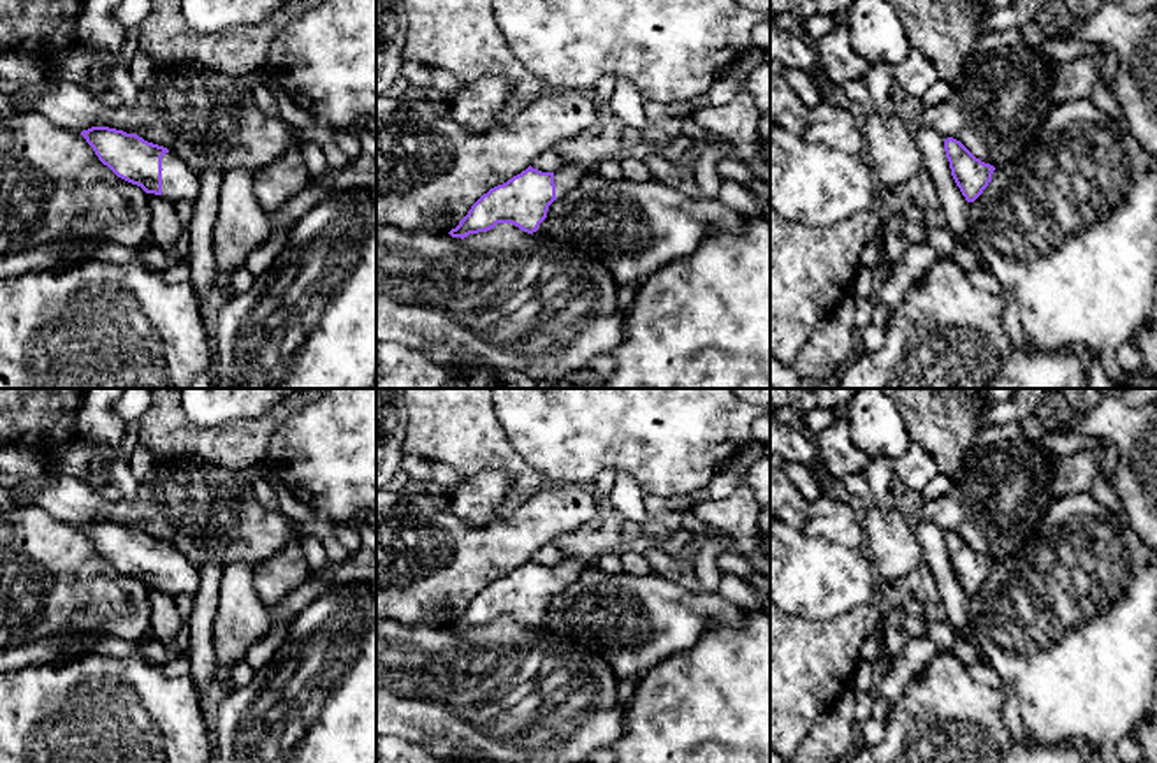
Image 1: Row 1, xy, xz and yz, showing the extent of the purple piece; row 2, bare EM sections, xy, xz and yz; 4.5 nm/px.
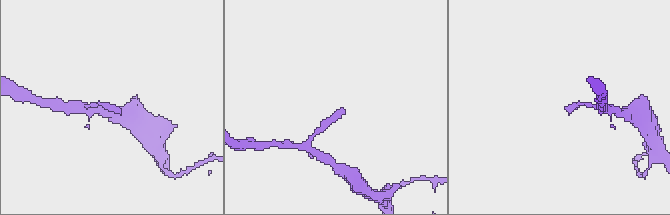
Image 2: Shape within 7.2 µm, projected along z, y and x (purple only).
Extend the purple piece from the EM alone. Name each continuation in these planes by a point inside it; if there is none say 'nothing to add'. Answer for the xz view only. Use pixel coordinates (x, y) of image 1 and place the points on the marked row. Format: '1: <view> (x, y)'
1: xz (568, 176)

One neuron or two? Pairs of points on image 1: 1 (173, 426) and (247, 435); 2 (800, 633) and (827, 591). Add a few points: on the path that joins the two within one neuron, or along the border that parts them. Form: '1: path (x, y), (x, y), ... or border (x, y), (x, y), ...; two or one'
1: path (190, 438), (229, 438); one
2: border (850, 610), (823, 621), (809, 621), (788, 614); two

